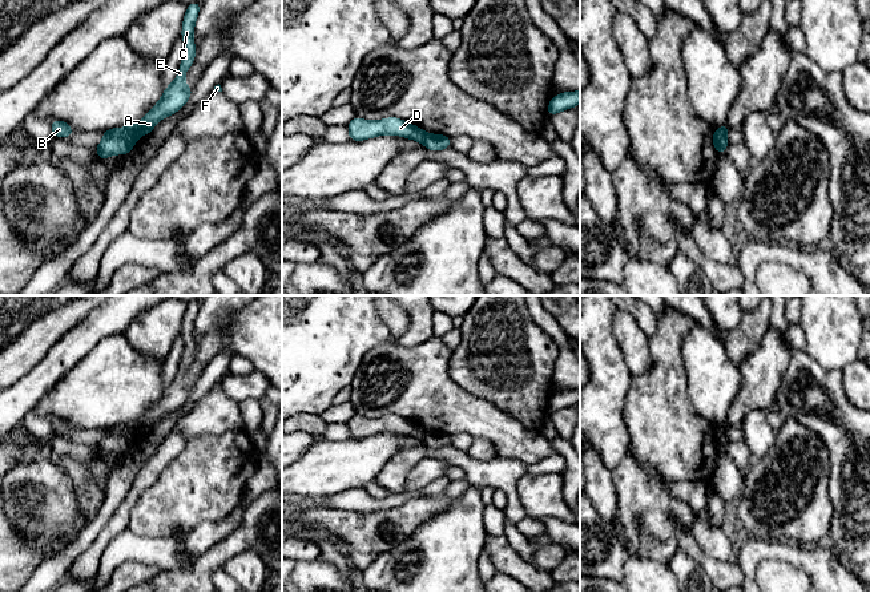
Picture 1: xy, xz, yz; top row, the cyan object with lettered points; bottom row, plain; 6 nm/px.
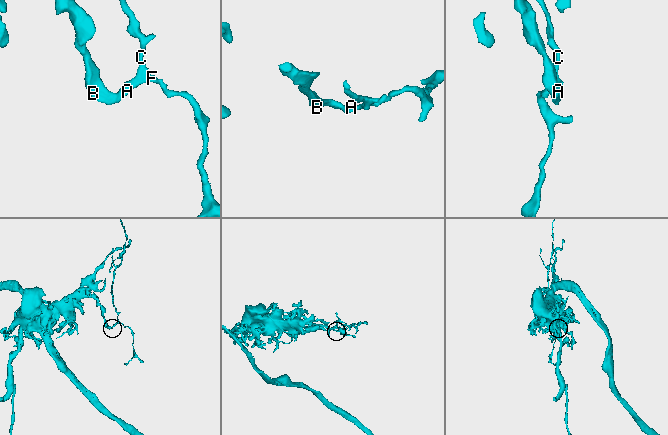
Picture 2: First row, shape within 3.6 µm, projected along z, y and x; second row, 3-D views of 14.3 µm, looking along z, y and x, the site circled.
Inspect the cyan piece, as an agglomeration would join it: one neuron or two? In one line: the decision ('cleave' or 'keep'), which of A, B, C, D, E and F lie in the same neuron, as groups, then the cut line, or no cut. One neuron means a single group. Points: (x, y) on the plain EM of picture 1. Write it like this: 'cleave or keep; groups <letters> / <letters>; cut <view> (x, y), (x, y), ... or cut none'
cleave; groups A C E F / B D; cut xy (125, 426), (136, 435)

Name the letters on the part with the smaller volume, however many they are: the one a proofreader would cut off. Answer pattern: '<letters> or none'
A, C, E, F

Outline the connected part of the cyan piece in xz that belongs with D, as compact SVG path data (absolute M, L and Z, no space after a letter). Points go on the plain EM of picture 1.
M355 414L346 425L349 427L349 437L353 439L363 439L376 433L395 432L423 440L428 432L423 427L398 415L367 419Z

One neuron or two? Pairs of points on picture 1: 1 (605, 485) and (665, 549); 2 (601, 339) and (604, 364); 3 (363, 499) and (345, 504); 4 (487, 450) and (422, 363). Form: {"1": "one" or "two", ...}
{"1": "two", "2": "one", "3": "one", "4": "two"}

